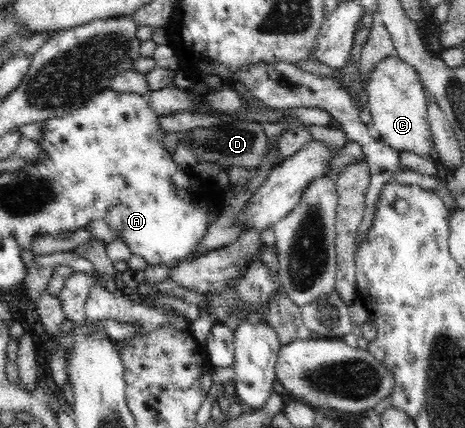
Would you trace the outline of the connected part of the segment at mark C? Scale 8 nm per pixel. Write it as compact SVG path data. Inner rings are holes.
M388 56L376 64L364 84L372 120L370 127L378 138L401 152L414 152L422 158L434 157L434 141L427 121L428 94L420 75L397 56Z

